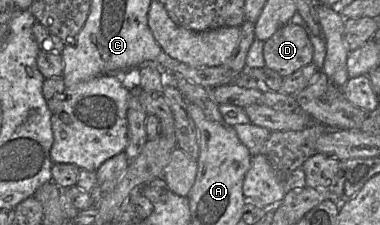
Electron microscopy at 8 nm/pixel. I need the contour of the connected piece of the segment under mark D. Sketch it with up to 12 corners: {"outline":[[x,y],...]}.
{"outline":[[287,23],[264,42],[265,66],[287,77],[312,63],[305,29]]}

